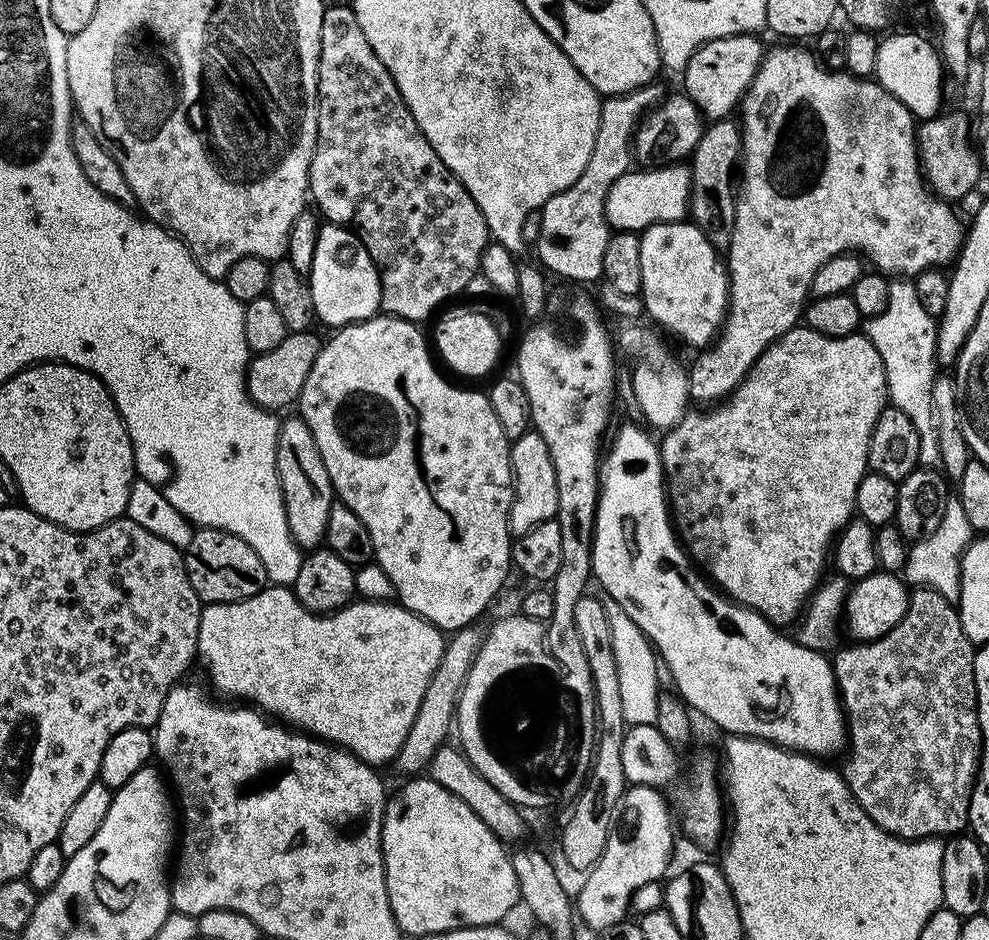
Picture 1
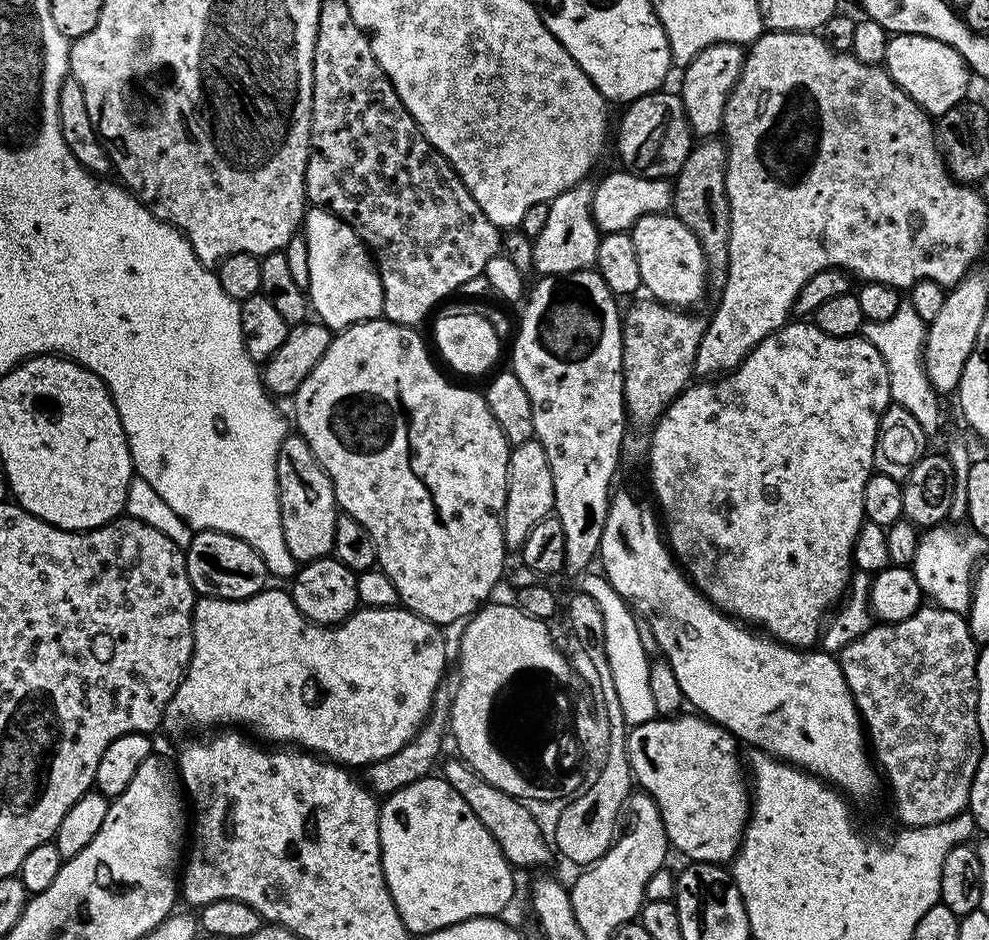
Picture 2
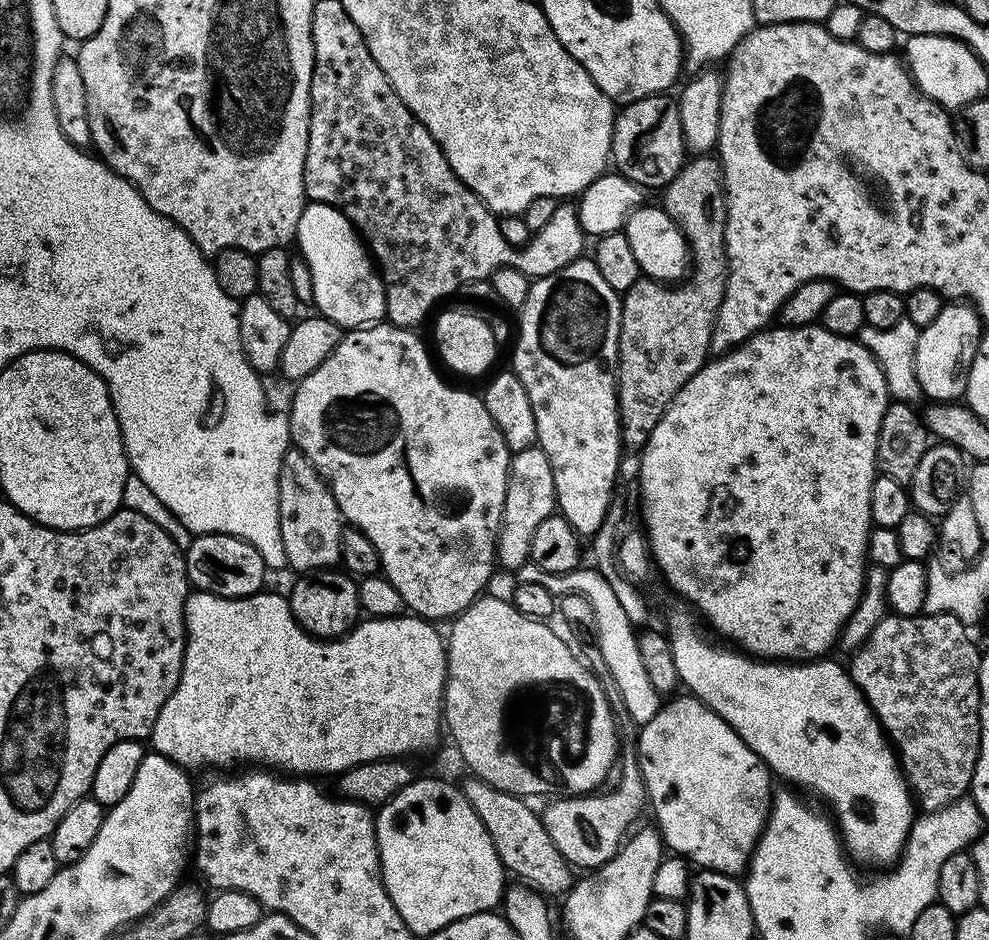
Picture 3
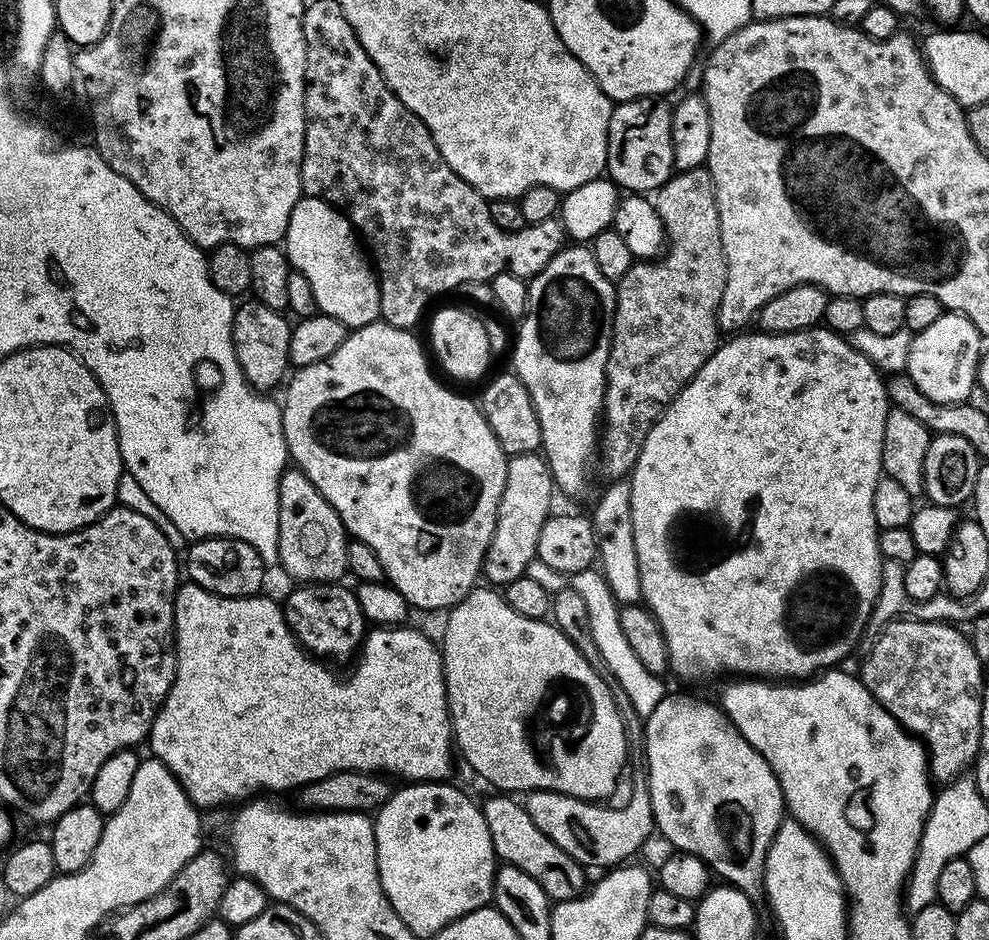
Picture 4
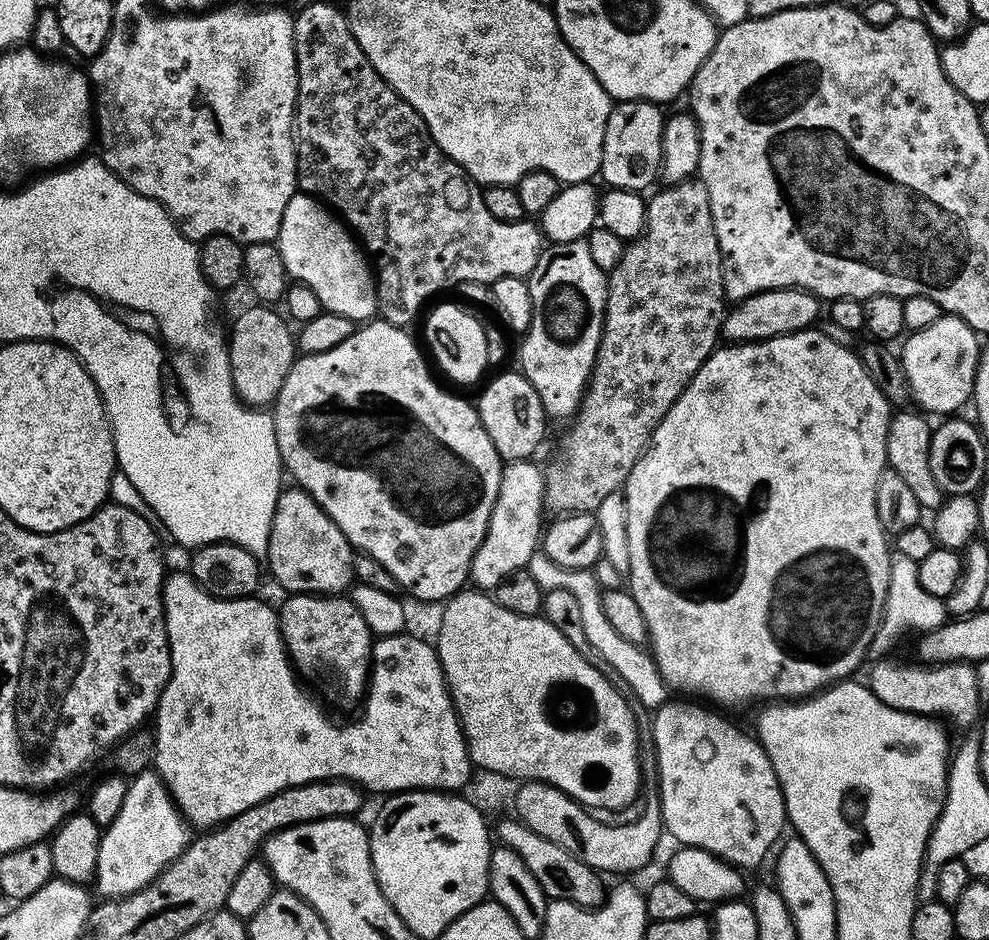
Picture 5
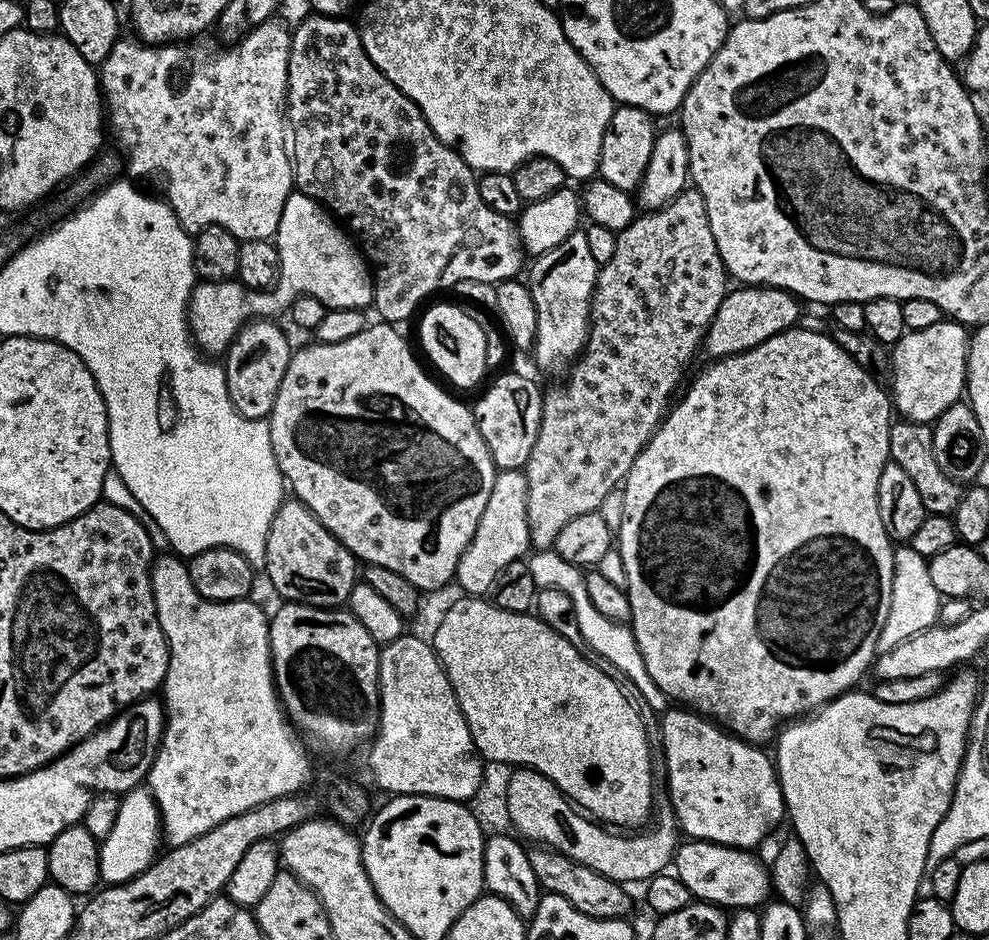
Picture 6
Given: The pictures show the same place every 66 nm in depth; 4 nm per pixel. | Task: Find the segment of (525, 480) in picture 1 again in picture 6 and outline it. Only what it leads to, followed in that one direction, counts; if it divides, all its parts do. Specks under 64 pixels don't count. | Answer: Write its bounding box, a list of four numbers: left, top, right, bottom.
[455,471,530,597]

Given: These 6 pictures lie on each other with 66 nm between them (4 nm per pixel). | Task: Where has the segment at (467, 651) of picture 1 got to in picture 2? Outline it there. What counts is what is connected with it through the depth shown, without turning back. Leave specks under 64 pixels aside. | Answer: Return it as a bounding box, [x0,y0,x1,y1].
[362,682,453,798]

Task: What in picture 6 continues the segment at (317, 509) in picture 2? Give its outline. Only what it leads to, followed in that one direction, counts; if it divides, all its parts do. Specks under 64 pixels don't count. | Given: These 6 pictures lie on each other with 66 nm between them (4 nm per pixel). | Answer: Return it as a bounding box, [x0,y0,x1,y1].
[262,498,358,608]

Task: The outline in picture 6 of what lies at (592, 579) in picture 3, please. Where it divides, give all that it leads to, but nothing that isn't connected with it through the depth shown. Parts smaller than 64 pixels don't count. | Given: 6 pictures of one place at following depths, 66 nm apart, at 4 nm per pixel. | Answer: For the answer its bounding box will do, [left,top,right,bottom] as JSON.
[526,550,670,713]

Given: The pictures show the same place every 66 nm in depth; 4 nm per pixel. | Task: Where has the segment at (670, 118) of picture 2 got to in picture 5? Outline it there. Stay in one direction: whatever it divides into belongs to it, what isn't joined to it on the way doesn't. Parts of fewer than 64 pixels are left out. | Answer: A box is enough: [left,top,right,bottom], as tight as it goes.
[598,100,666,193]

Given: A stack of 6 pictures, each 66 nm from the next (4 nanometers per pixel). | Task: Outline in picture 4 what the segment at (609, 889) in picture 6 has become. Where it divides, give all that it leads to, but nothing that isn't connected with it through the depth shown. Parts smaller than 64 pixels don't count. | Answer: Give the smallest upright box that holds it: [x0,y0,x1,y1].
[482,794,585,901]

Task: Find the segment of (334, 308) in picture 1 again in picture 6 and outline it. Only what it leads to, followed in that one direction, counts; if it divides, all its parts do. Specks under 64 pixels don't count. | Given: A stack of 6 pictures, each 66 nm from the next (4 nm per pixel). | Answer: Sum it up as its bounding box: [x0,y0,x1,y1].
[188,191,374,354]

